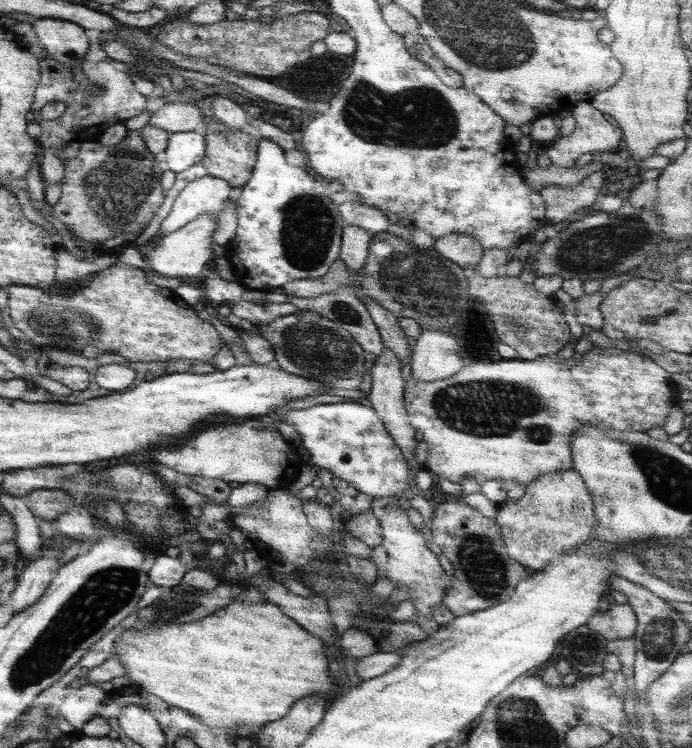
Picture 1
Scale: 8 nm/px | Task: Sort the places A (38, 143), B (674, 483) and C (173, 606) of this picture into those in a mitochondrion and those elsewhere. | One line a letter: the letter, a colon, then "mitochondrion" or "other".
A: other
B: mitochondrion
C: mitochondrion

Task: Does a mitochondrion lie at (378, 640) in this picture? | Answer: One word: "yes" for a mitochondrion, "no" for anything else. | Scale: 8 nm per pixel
no

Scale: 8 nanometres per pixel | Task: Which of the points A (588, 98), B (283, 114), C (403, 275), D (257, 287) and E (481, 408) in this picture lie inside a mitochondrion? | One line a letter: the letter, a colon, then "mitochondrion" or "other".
A: other
B: other
C: mitochondrion
D: other
E: mitochondrion

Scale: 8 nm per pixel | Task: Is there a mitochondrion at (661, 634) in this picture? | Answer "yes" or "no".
yes

